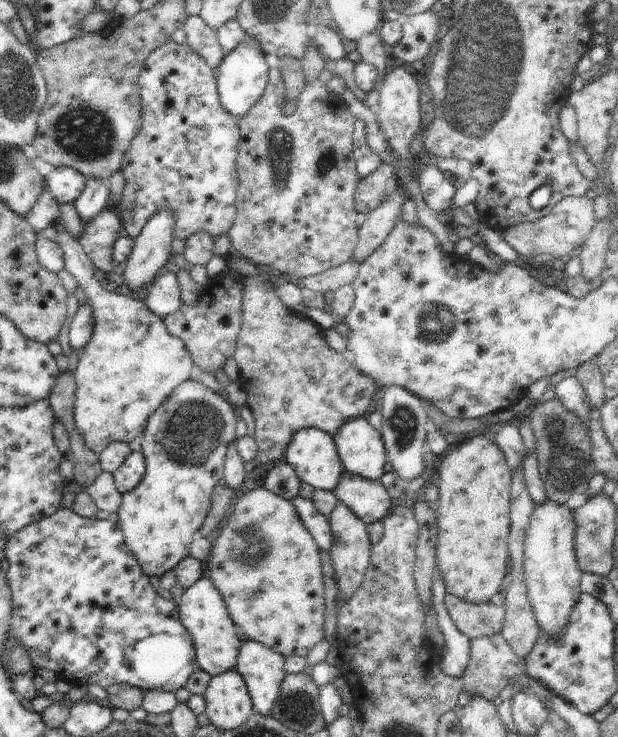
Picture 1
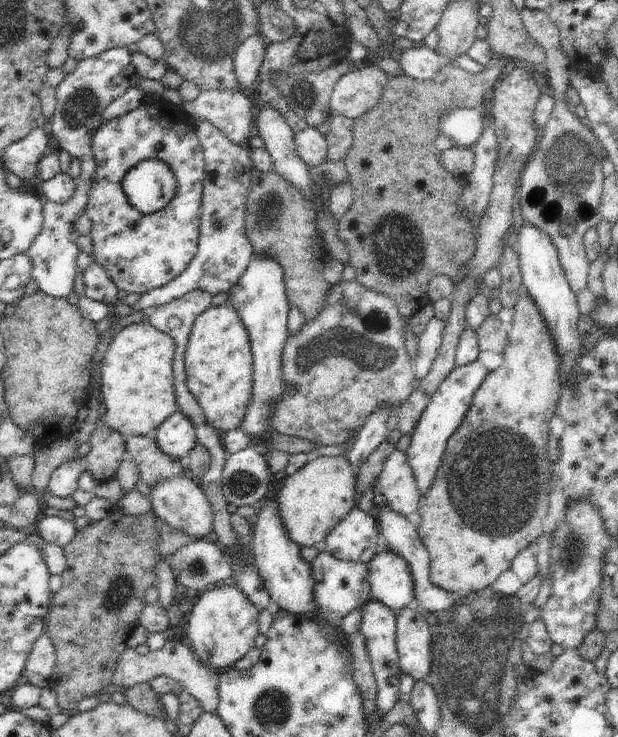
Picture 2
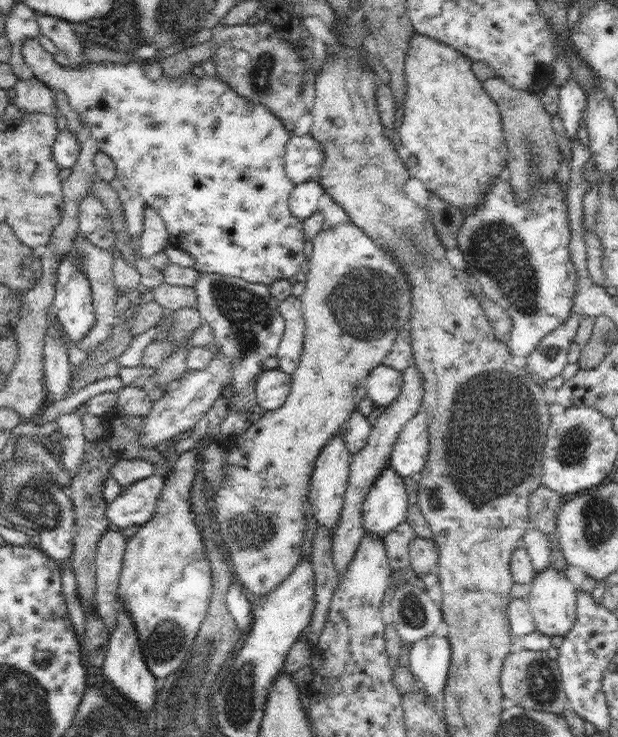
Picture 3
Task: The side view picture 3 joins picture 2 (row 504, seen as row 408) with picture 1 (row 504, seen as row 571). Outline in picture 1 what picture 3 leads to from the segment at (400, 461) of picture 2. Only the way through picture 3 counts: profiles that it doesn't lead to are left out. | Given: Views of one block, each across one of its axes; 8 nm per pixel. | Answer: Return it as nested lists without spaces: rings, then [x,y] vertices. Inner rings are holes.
[[[337,502],[335,508],[333,508],[333,512],[329,514],[329,528],[331,528],[331,536],[333,536],[333,546],[329,550],[329,558],[333,562],[333,570],[335,570],[337,584],[339,584],[339,596],[337,598],[339,598],[339,608],[341,608],[341,604],[361,584],[373,546],[371,546],[369,536],[367,536],[367,526],[341,502]]]

